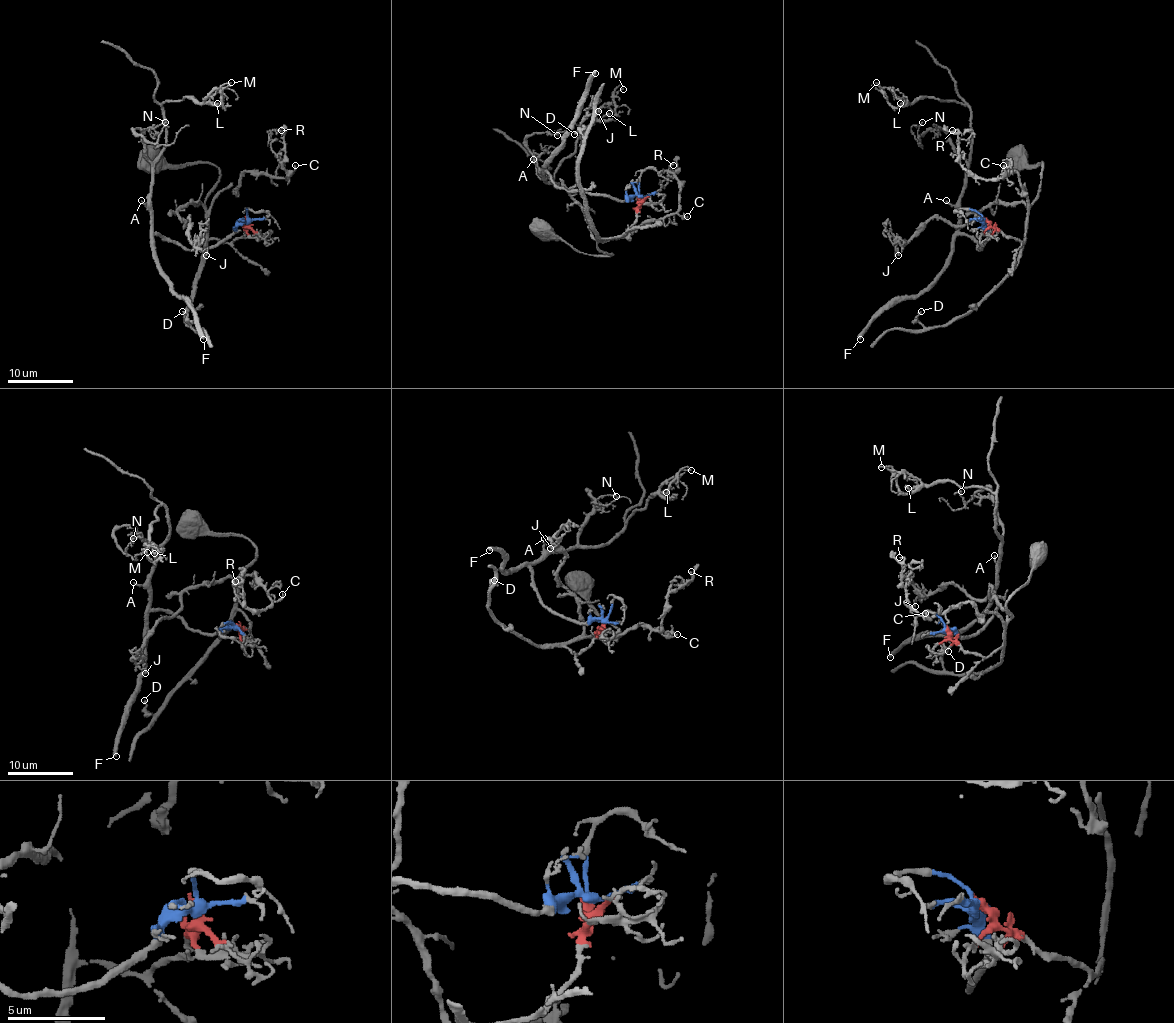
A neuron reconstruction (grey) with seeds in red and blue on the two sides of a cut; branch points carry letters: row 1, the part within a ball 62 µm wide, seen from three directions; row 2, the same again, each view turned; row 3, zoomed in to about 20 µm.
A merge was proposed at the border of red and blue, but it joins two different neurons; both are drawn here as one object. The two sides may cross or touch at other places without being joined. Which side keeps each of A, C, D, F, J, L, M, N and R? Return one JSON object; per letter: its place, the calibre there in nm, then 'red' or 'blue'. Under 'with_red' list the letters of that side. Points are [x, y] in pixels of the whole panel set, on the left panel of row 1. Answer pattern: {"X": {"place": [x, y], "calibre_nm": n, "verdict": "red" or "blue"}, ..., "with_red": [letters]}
{"A": {"place": [141, 200], "calibre_nm": 150, "verdict": "blue"}, "C": {"place": [295, 165], "calibre_nm": 140, "verdict": "red"}, "D": {"place": [182, 311], "calibre_nm": 150, "verdict": "red"}, "F": {"place": [203, 339], "calibre_nm": 460, "verdict": "blue"}, "J": {"place": [206, 255], "calibre_nm": 120, "verdict": "red"}, "L": {"place": [217, 103], "calibre_nm": 200, "verdict": "blue"}, "M": {"place": [231, 82], "calibre_nm": 130, "verdict": "blue"}, "N": {"place": [165, 122], "calibre_nm": 100, "verdict": "blue"}, "R": {"place": [281, 130], "calibre_nm": 120, "verdict": "red"}, "with_red": ["C", "D", "J", "R"]}

